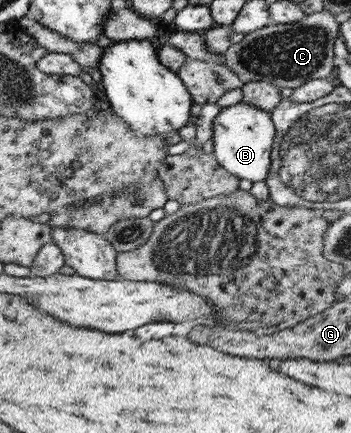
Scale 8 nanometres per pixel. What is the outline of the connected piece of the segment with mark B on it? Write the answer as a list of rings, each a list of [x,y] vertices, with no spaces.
[[[243,101],[223,107],[211,123],[212,155],[217,164],[238,179],[263,181],[270,167],[270,146],[275,131],[270,113]]]

